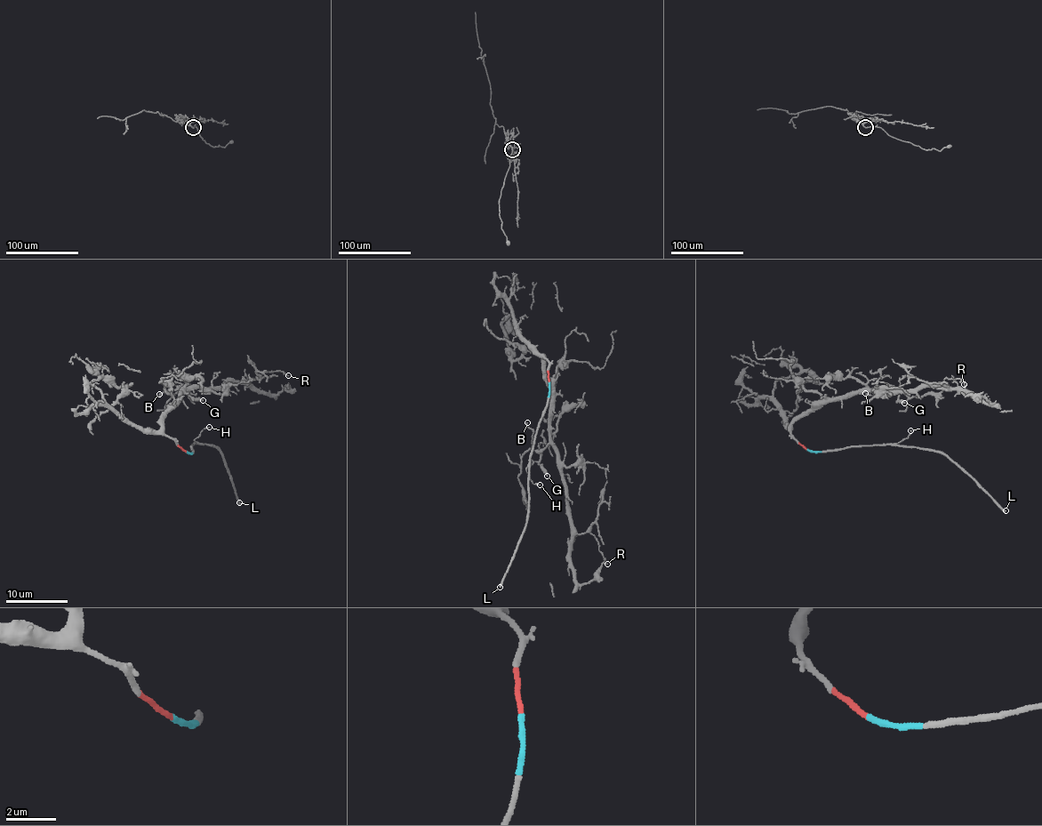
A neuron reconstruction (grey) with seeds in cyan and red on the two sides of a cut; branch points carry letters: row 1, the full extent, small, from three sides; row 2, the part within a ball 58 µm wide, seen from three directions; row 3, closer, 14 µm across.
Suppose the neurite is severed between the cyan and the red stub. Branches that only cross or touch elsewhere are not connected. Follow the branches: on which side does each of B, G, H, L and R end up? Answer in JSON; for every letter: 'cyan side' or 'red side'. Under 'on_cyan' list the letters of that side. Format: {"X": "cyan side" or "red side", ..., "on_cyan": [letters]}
{"B": "red side", "G": "red side", "H": "cyan side", "L": "cyan side", "R": "red side", "on_cyan": ["H", "L"]}

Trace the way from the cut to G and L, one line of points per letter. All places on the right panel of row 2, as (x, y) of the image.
G: (807, 450), (790, 432), (791, 424), (811, 410), (866, 391), (884, 392), (892, 388), (904, 403)
L: (807, 450), (831, 452), (861, 445), (888, 444), (942, 451), (965, 469), (1005, 511)

